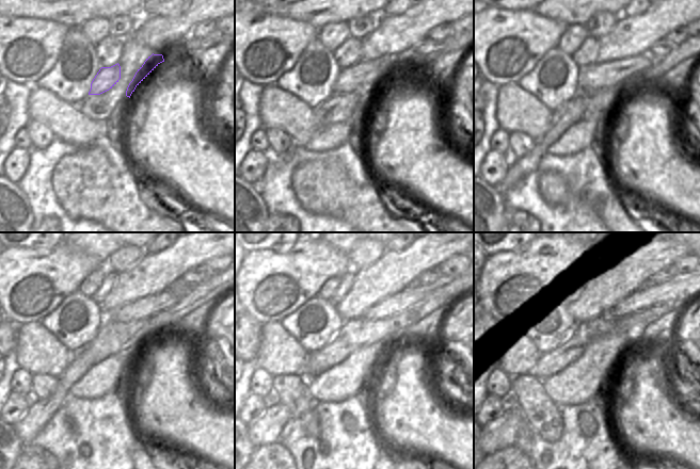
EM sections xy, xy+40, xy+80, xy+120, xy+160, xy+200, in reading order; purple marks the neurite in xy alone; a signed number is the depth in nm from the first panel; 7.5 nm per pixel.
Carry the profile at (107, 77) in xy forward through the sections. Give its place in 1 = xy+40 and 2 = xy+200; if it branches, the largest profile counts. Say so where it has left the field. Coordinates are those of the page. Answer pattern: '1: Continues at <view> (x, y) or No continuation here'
1: Continues at xy+40 (359, 78)
2: Continues at xy+200 (683, 288).

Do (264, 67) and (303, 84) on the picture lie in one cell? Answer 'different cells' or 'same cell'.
different cells

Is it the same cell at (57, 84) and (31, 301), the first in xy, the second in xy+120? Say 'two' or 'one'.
two

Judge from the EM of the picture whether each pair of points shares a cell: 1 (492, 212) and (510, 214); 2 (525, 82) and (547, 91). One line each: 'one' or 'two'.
1: two
2: one

